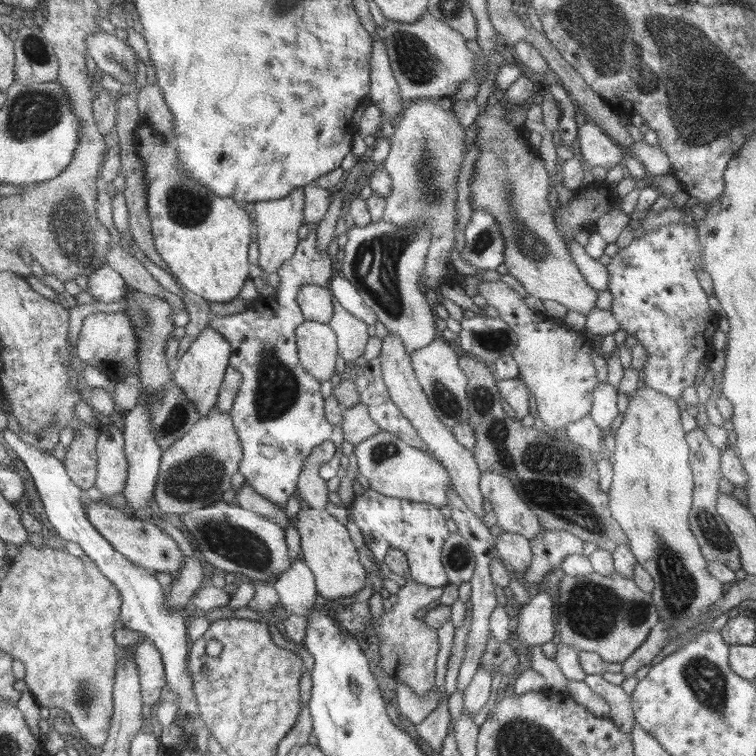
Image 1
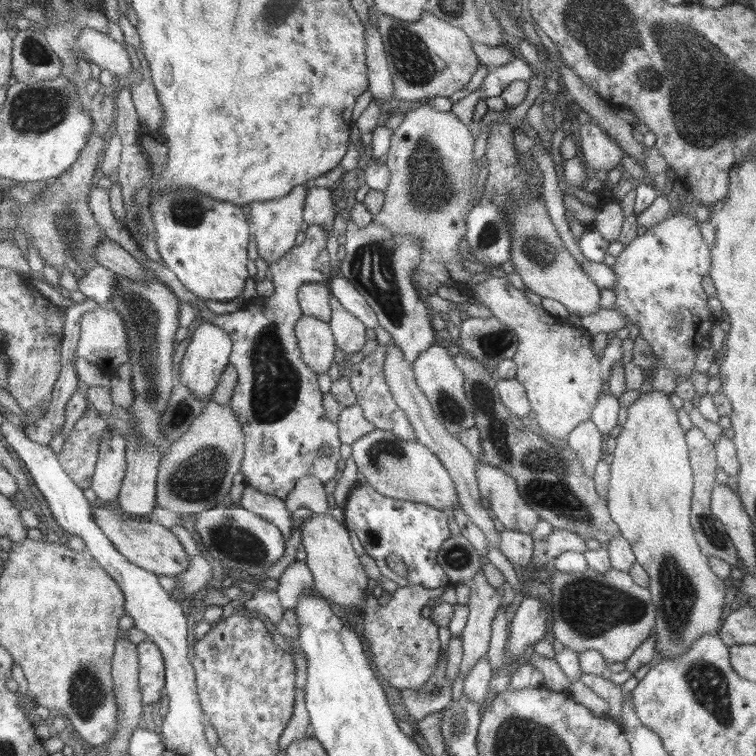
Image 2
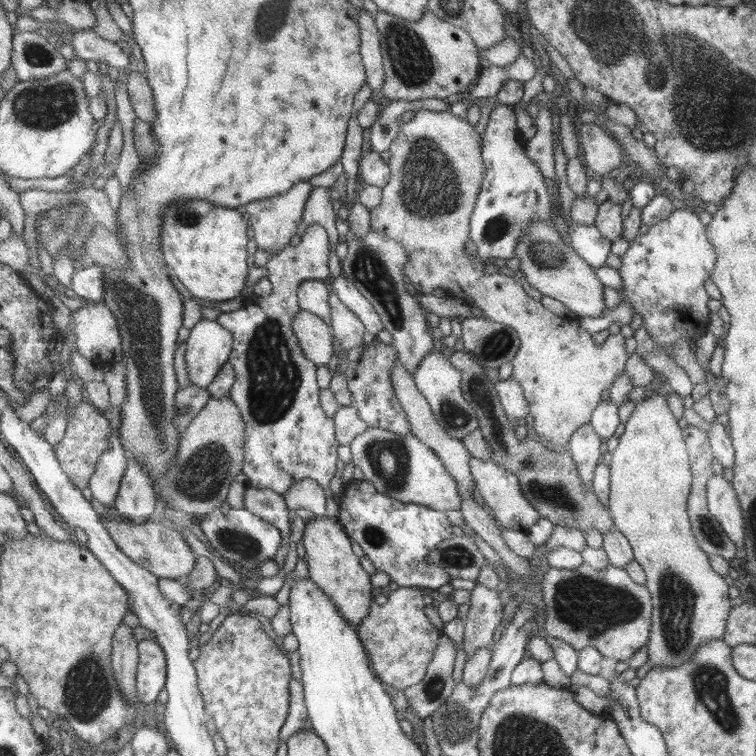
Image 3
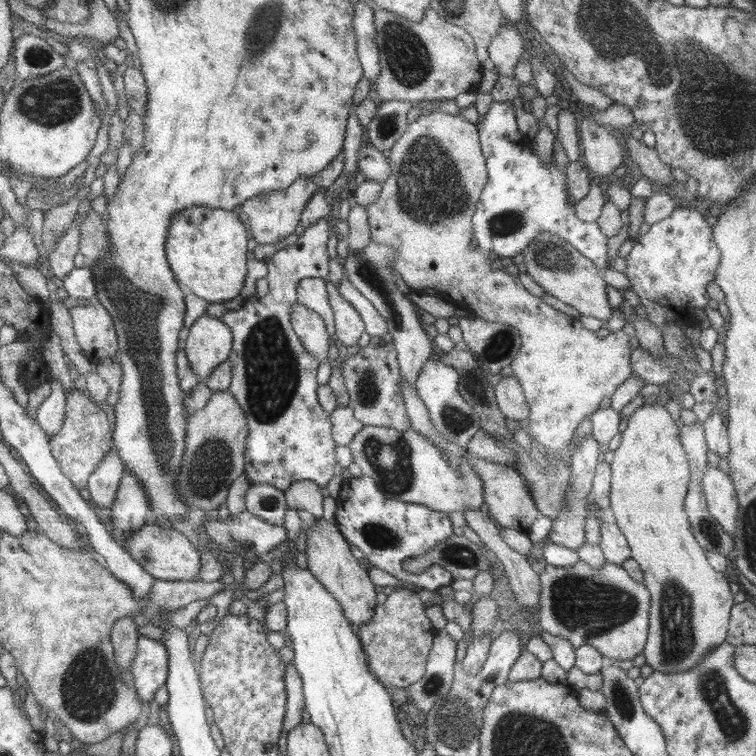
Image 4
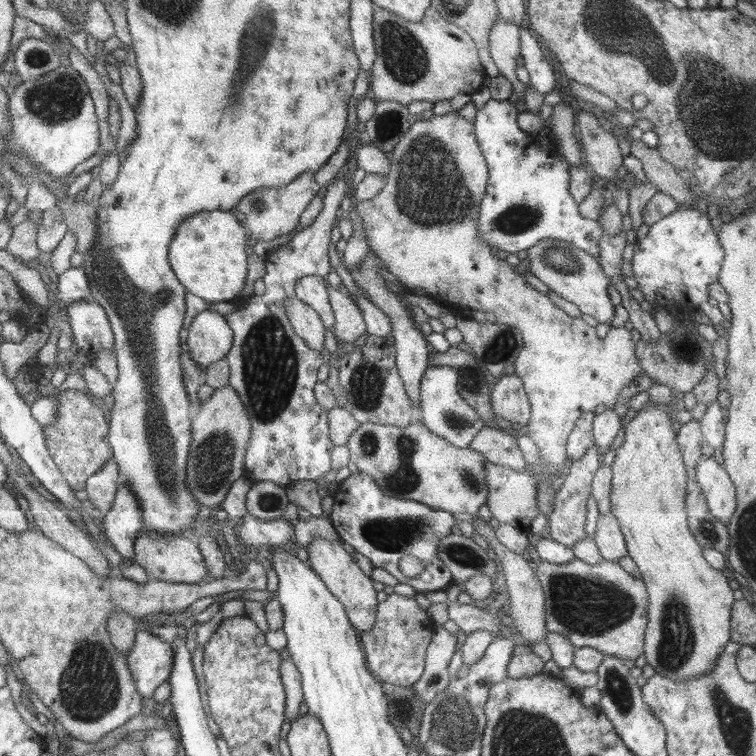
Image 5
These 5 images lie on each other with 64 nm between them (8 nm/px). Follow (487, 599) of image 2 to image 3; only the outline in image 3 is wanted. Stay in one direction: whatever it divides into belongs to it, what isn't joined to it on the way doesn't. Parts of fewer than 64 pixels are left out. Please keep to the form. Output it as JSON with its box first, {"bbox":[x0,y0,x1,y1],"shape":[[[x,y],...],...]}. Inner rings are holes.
{"bbox":[459,580,503,660],"shape":[[[478,580],[471,590],[469,611],[466,615],[463,642],[459,644],[466,652],[466,660],[472,653],[489,645],[494,638],[494,630],[503,622],[503,605],[498,594],[493,590],[484,588]]]}

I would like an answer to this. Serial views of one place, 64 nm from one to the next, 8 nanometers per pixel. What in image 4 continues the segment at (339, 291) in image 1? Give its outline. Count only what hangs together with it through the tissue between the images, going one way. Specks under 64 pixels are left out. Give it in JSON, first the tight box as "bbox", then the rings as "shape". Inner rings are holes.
{"bbox":[338,277,388,337],"shape":[[[346,277],[340,280],[338,291],[360,313],[360,318],[364,321],[365,331],[368,334],[381,337],[382,334],[388,332],[388,323],[386,323],[384,317],[378,313],[376,307],[365,296],[362,296],[359,290],[352,286],[352,283]]]}

